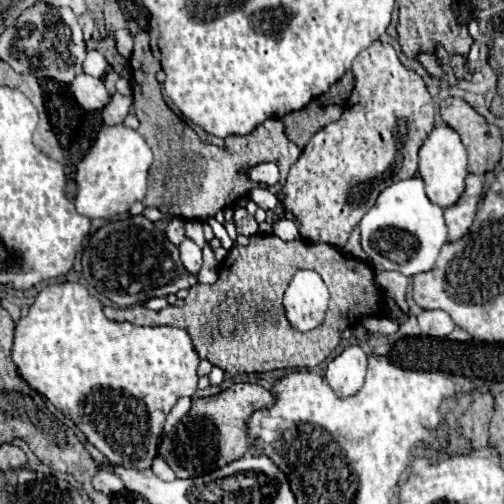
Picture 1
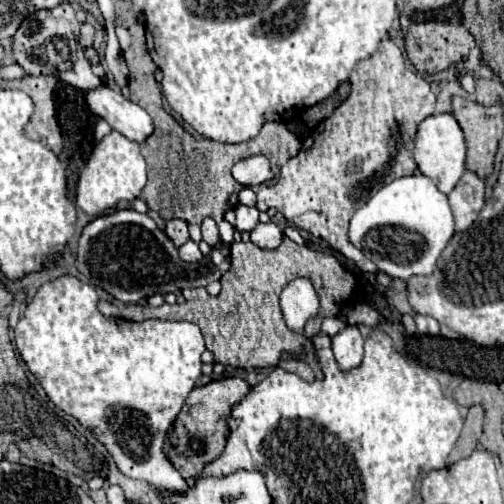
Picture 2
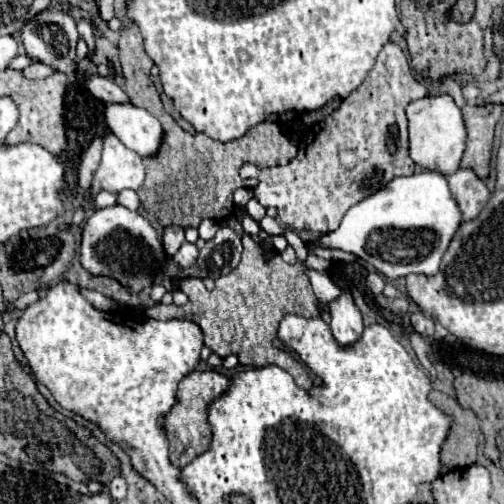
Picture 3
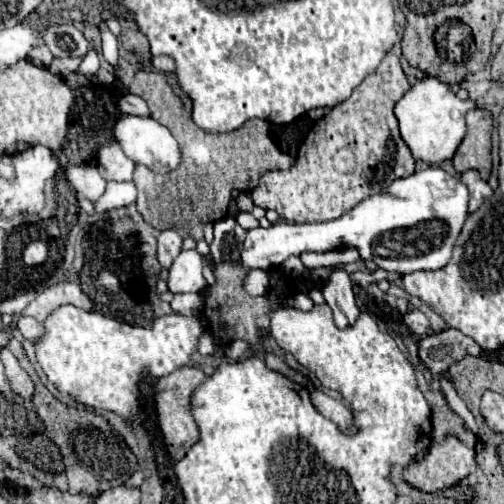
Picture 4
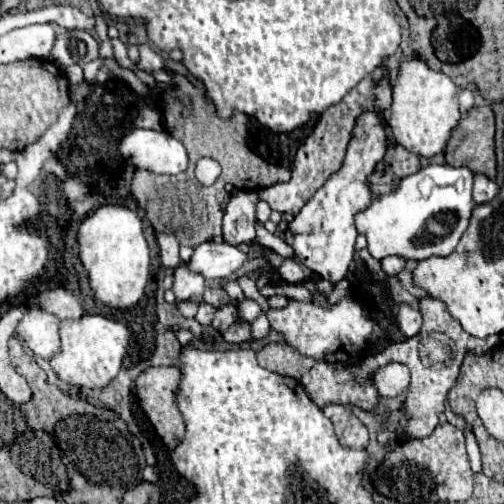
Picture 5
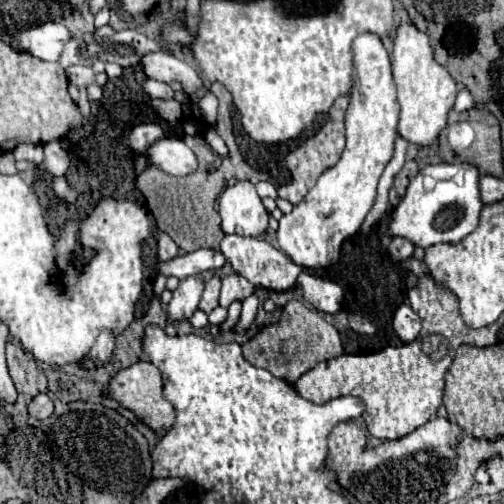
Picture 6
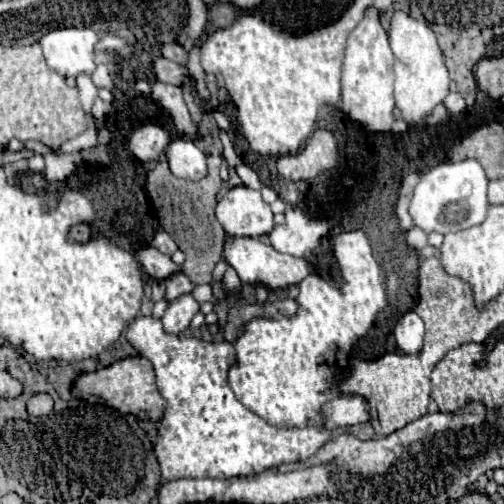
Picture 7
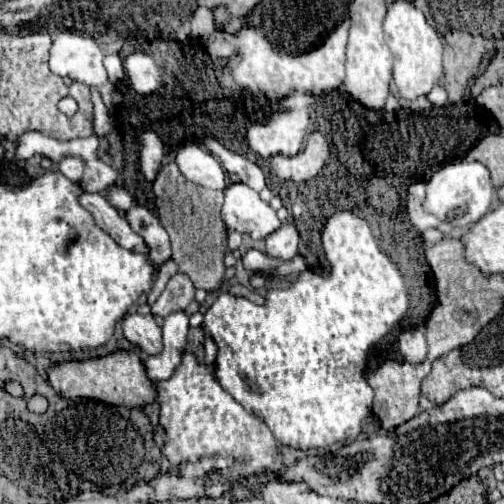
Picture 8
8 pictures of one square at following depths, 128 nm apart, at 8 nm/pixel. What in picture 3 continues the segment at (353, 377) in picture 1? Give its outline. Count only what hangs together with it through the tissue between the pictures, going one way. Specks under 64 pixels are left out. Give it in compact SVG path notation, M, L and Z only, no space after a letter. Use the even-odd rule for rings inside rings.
M342 292L338 300L330 302L330 316L332 316L332 322L330 322L332 334L342 348L352 346L360 340L362 330L364 330L362 316L350 292Z

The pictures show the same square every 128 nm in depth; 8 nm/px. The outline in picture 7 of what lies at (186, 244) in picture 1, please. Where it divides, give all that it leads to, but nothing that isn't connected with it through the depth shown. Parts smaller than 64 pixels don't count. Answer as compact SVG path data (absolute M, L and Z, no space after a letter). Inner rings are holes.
M192 292L178 296L176 300L170 302L170 306L166 308L166 314L162 316L162 324L164 330L170 334L180 334L182 330L188 328L192 316L200 310L200 304L196 302L196 298L192 296Z

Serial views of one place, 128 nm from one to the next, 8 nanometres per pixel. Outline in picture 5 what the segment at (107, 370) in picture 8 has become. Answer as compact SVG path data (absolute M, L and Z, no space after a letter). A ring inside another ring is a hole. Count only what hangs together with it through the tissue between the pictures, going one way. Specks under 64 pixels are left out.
M160 366L160 368L148 368L146 372L142 372L136 378L136 394L140 398L140 406L144 408L146 416L150 418L152 426L156 428L158 436L164 440L164 444L172 450L176 448L182 440L184 440L184 432L186 432L186 424L182 420L182 414L176 406L176 390L180 384L182 372L176 366Z

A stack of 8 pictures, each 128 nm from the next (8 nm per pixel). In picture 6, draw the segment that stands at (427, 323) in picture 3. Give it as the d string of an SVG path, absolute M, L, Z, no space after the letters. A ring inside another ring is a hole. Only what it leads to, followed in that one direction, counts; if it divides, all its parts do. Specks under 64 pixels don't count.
M402 304L396 314L394 314L394 332L398 334L398 338L402 342L412 342L418 338L420 334L420 328L422 328L422 320L420 316L408 306L408 304Z

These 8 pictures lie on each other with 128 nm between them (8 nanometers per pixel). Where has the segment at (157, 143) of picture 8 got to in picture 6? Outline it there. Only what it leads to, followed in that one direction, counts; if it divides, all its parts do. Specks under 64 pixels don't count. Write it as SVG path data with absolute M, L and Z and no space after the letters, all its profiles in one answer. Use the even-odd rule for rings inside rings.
M146 122L146 124L138 124L132 128L128 142L130 142L132 150L136 150L140 154L148 144L152 144L152 140L158 140L162 136L164 136L164 130L158 124Z

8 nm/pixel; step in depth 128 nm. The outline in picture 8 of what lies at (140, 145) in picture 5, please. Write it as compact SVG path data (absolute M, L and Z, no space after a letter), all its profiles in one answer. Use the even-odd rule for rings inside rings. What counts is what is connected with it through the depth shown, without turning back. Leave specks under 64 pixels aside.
M186 144L178 150L176 156L178 170L186 176L186 180L206 186L206 188L226 188L226 172L222 164L212 158L212 154L202 144Z

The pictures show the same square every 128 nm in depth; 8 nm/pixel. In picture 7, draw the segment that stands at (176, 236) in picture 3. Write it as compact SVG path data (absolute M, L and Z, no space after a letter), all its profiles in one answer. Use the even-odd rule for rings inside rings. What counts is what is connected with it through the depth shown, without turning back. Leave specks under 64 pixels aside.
M156 232L154 240L152 240L152 246L154 246L156 250L160 250L162 254L174 254L174 252L178 250L176 242L174 242L166 232Z

